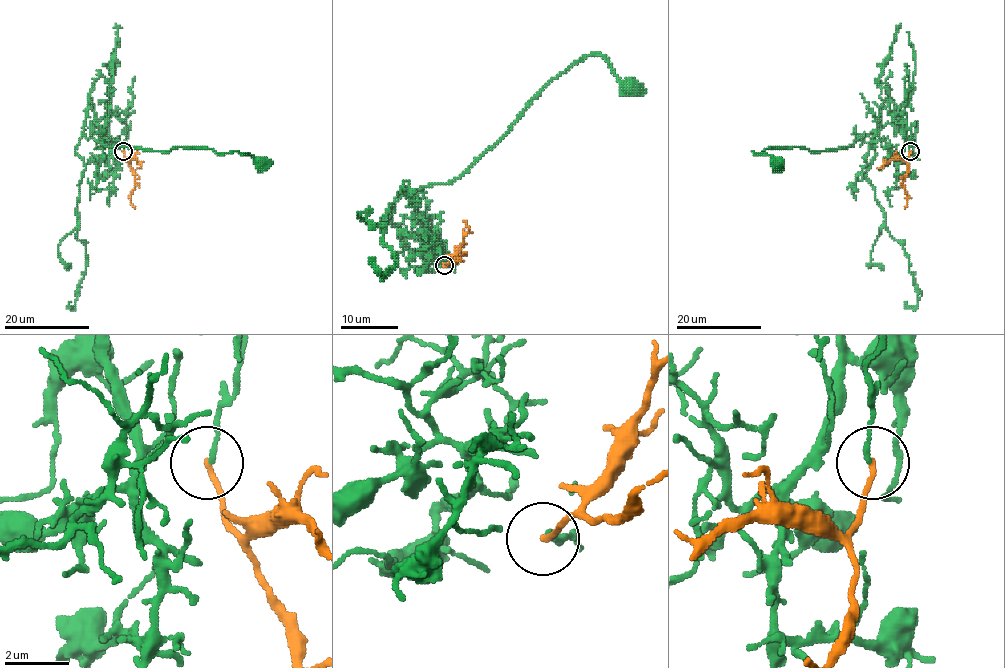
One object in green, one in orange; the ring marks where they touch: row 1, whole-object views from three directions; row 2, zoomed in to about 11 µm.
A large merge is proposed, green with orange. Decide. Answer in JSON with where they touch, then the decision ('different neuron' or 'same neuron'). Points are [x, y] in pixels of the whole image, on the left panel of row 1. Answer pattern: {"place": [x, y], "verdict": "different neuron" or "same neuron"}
{"place": [123, 151], "verdict": "different neuron"}

